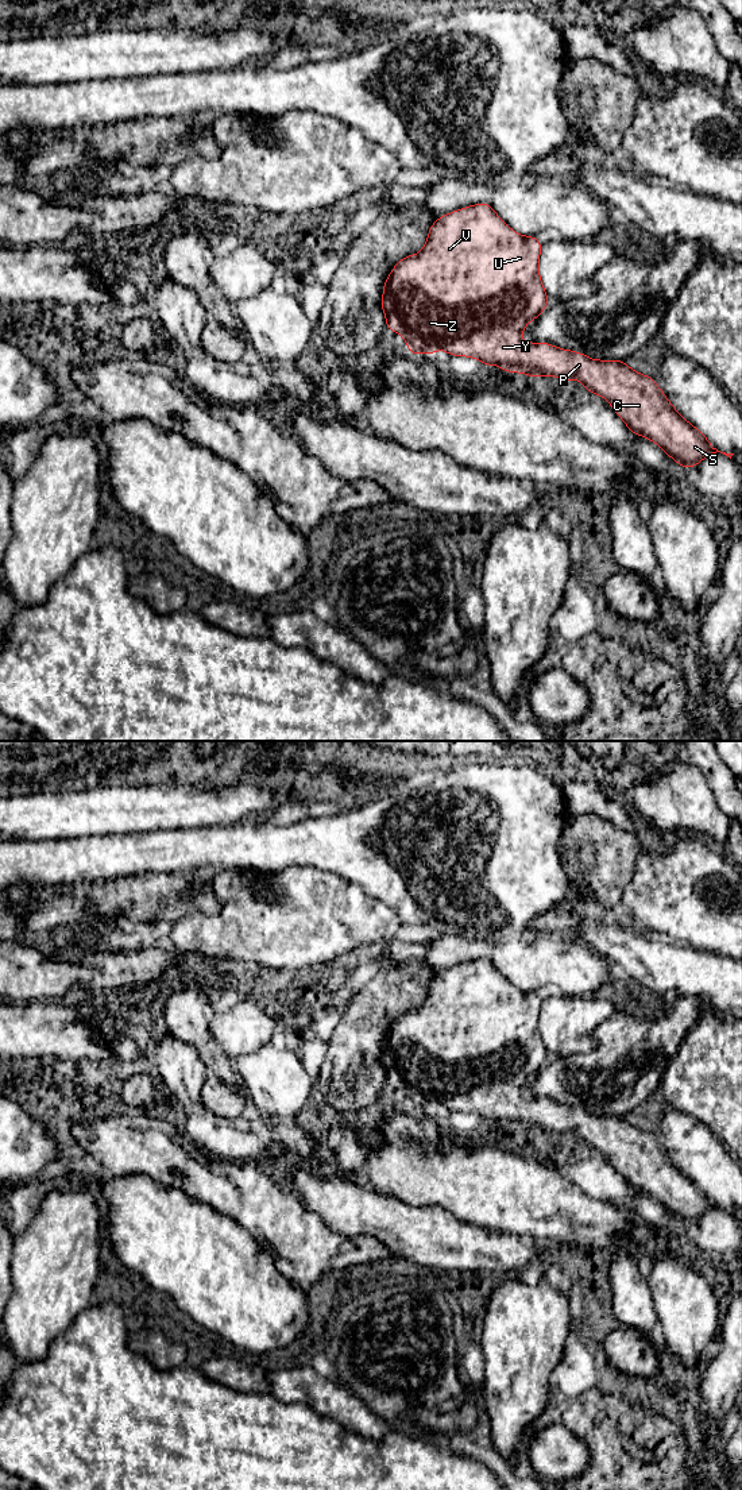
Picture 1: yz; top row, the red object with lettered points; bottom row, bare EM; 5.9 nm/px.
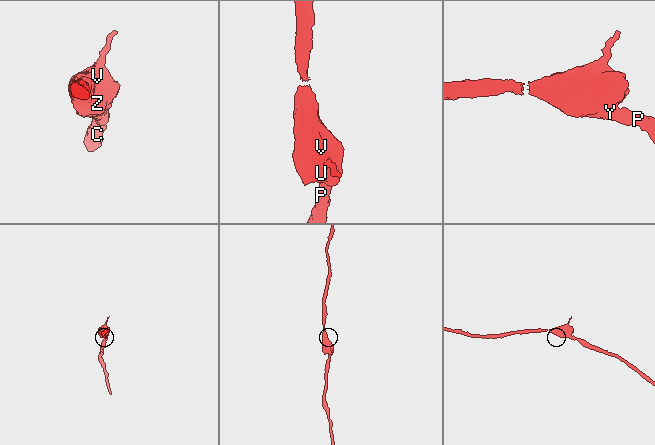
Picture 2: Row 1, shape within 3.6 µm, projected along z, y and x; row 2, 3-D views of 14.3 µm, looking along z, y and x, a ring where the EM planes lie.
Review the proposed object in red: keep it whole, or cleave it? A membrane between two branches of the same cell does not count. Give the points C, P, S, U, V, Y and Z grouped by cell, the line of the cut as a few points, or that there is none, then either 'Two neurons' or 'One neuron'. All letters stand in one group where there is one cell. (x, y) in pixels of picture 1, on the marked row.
Groups: C P S U V Y Z. No split. One neuron

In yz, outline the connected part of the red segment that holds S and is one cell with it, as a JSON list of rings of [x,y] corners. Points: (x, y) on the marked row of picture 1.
[[[478,202],[440,216],[429,228],[421,252],[403,256],[383,283],[380,306],[386,328],[402,335],[407,352],[433,355],[444,350],[451,356],[476,358],[483,366],[496,364],[505,372],[521,372],[533,378],[553,375],[561,381],[579,379],[586,391],[606,398],[633,435],[654,441],[681,468],[696,467],[707,456],[720,452],[707,437],[689,424],[669,402],[664,391],[649,375],[638,374],[623,360],[595,360],[583,352],[557,348],[550,343],[523,343],[521,333],[548,306],[549,300],[540,278],[542,243],[536,236],[522,236],[513,231],[487,202]]]

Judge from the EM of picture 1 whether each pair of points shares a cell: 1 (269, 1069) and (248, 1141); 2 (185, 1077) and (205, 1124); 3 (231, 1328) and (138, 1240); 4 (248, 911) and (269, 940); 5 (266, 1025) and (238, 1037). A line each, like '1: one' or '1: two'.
1: two
2: one
3: one
4: one
5: one

